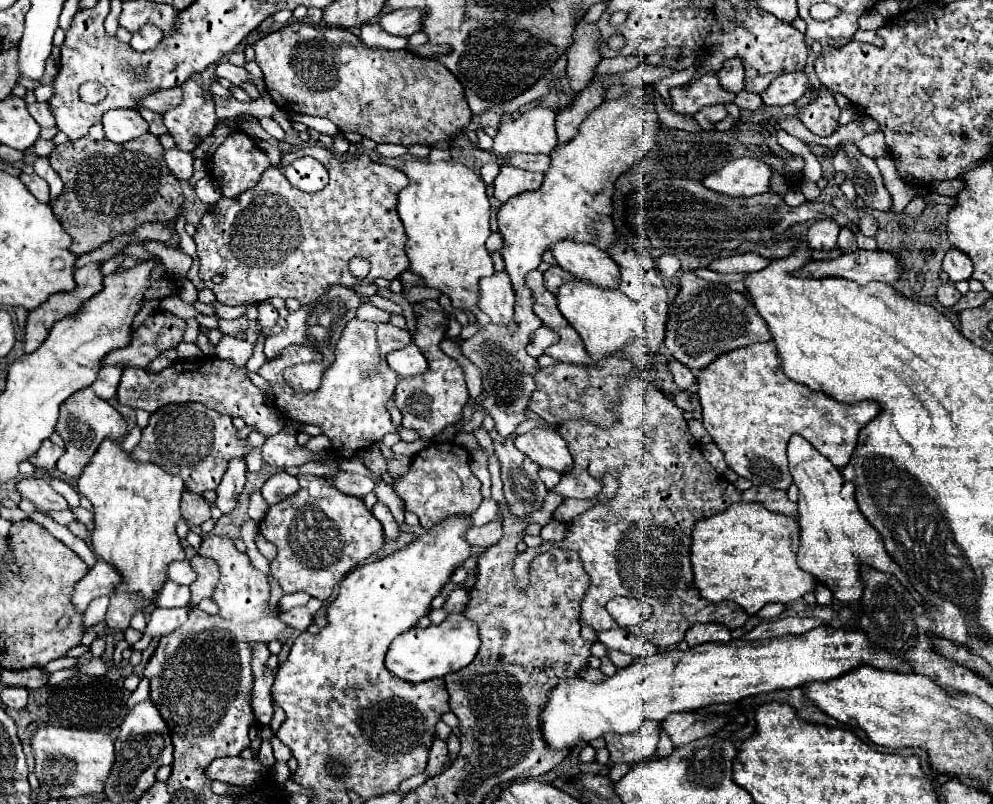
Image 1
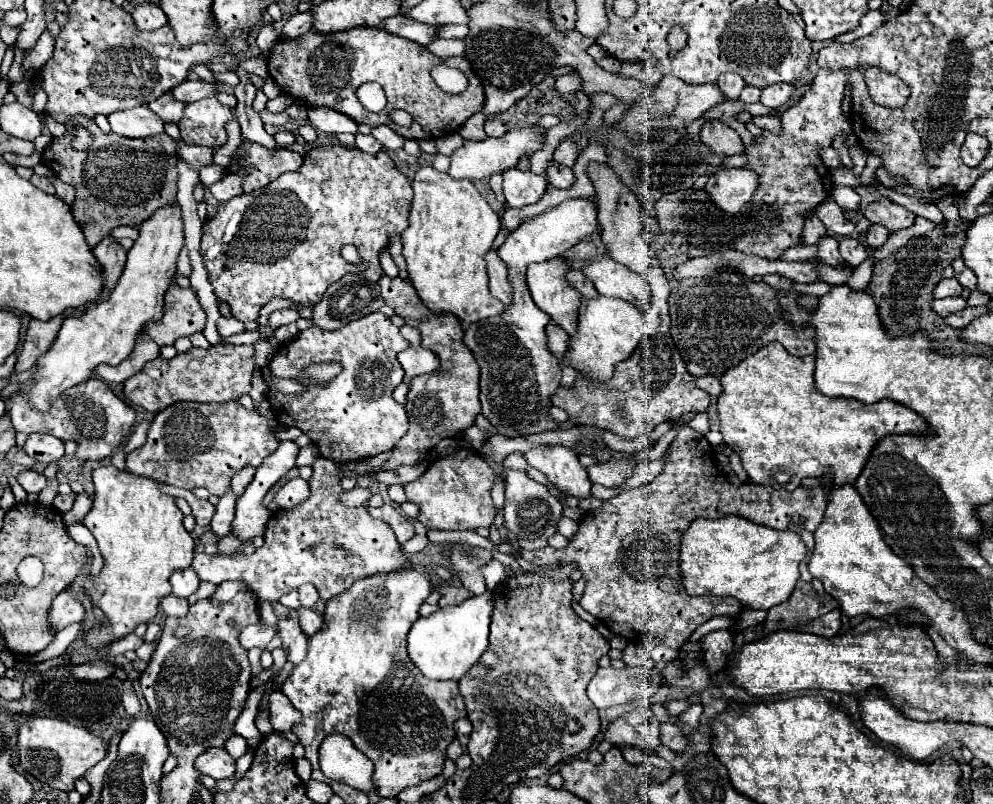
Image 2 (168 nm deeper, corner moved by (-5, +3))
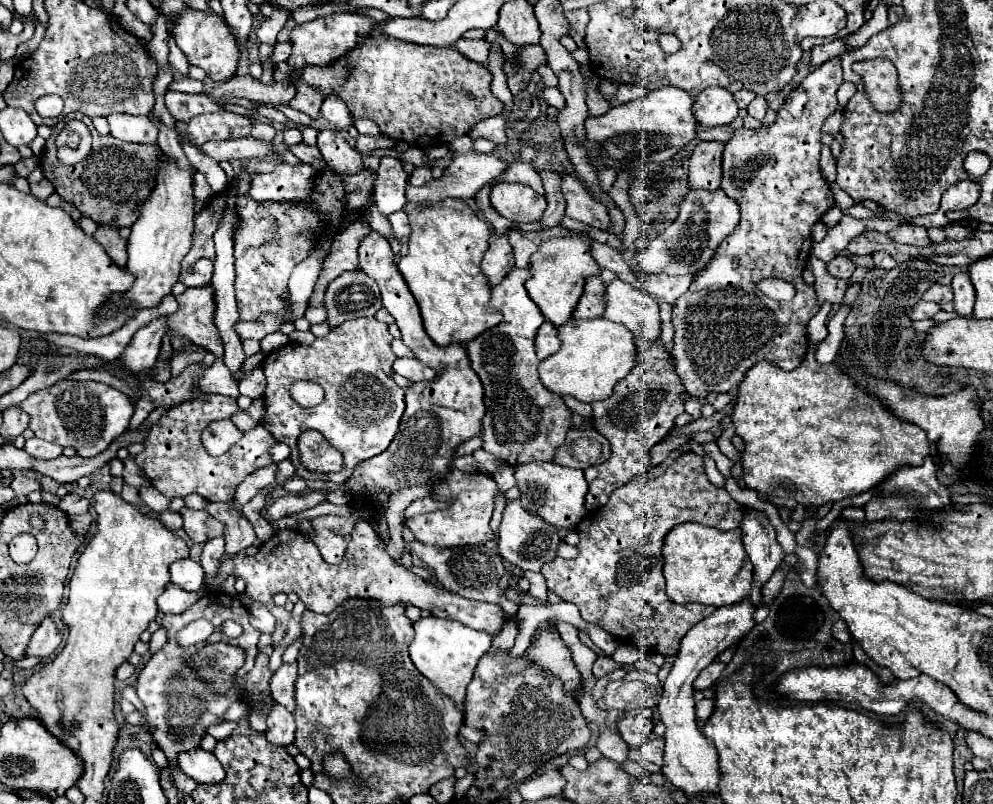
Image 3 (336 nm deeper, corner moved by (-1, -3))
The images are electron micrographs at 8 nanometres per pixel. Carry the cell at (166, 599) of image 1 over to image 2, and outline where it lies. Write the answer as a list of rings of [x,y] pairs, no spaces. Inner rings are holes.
[[[186,568],[186,570],[180,570],[180,572],[174,572],[170,576],[170,584],[172,584],[172,594],[178,596],[178,598],[188,598],[190,594],[194,594],[198,590],[198,576],[196,572],[192,572],[192,568]]]

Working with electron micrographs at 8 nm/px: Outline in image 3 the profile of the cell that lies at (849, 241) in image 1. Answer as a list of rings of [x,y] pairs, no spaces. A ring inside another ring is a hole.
[[[836,256],[834,260],[830,260],[828,264],[826,264],[826,268],[828,268],[828,274],[832,274],[834,278],[842,278],[842,280],[848,280],[850,276],[852,276],[852,272],[854,272],[854,264],[852,264],[852,260],[848,258],[848,256]]]

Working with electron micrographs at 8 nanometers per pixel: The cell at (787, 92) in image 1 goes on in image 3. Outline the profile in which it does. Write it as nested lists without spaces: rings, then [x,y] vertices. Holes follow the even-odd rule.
[[[756,96],[756,98],[754,98],[754,102],[746,108],[746,112],[748,112],[752,118],[756,118],[758,122],[762,122],[762,118],[764,118],[766,110],[768,110],[768,102],[766,102],[762,96]]]

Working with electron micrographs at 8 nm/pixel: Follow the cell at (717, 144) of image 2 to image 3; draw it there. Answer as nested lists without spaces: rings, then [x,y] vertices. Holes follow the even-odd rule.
[[[700,142],[690,156],[690,190],[718,190],[722,178],[722,142]]]

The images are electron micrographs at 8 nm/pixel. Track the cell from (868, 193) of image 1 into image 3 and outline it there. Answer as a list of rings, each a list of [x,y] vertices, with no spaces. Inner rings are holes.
[[[898,226],[894,230],[888,232],[888,236],[900,244],[908,244],[908,246],[918,246],[918,248],[926,248],[932,244],[932,240],[928,238],[926,228],[922,226]]]

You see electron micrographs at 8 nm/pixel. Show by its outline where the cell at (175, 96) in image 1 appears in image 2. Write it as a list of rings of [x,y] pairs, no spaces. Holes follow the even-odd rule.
[[[186,80],[184,84],[172,88],[170,94],[172,94],[172,98],[176,98],[178,102],[188,104],[188,102],[196,102],[196,100],[200,100],[200,98],[204,98],[204,96],[218,94],[218,88],[216,88],[214,84],[204,82],[204,80],[198,80],[198,82],[190,82],[190,80]]]

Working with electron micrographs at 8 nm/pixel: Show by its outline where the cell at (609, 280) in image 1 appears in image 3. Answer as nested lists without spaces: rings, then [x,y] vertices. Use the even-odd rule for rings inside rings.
[[[624,280],[606,286],[604,318],[626,326],[638,344],[654,344],[662,332],[658,302]]]

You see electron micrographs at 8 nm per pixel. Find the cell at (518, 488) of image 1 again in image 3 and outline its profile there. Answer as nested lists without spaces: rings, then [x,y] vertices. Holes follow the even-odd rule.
[[[512,500],[506,504],[498,534],[498,554],[506,562],[518,566],[524,572],[540,572],[546,562],[552,562],[556,558],[558,544],[558,530],[554,526],[548,526],[546,522],[540,522],[540,518],[526,514],[526,510],[520,506],[520,500]]]

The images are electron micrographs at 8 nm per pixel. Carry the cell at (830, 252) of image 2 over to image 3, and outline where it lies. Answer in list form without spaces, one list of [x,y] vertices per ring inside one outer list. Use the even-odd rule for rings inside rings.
[[[810,258],[808,268],[810,268],[812,274],[816,276],[814,290],[816,290],[816,302],[818,302],[818,306],[822,306],[824,302],[840,304],[842,298],[844,298],[844,292],[846,292],[846,288],[848,288],[848,282],[846,282],[846,280],[832,278],[832,276],[826,272],[826,262],[822,262],[820,258]]]

